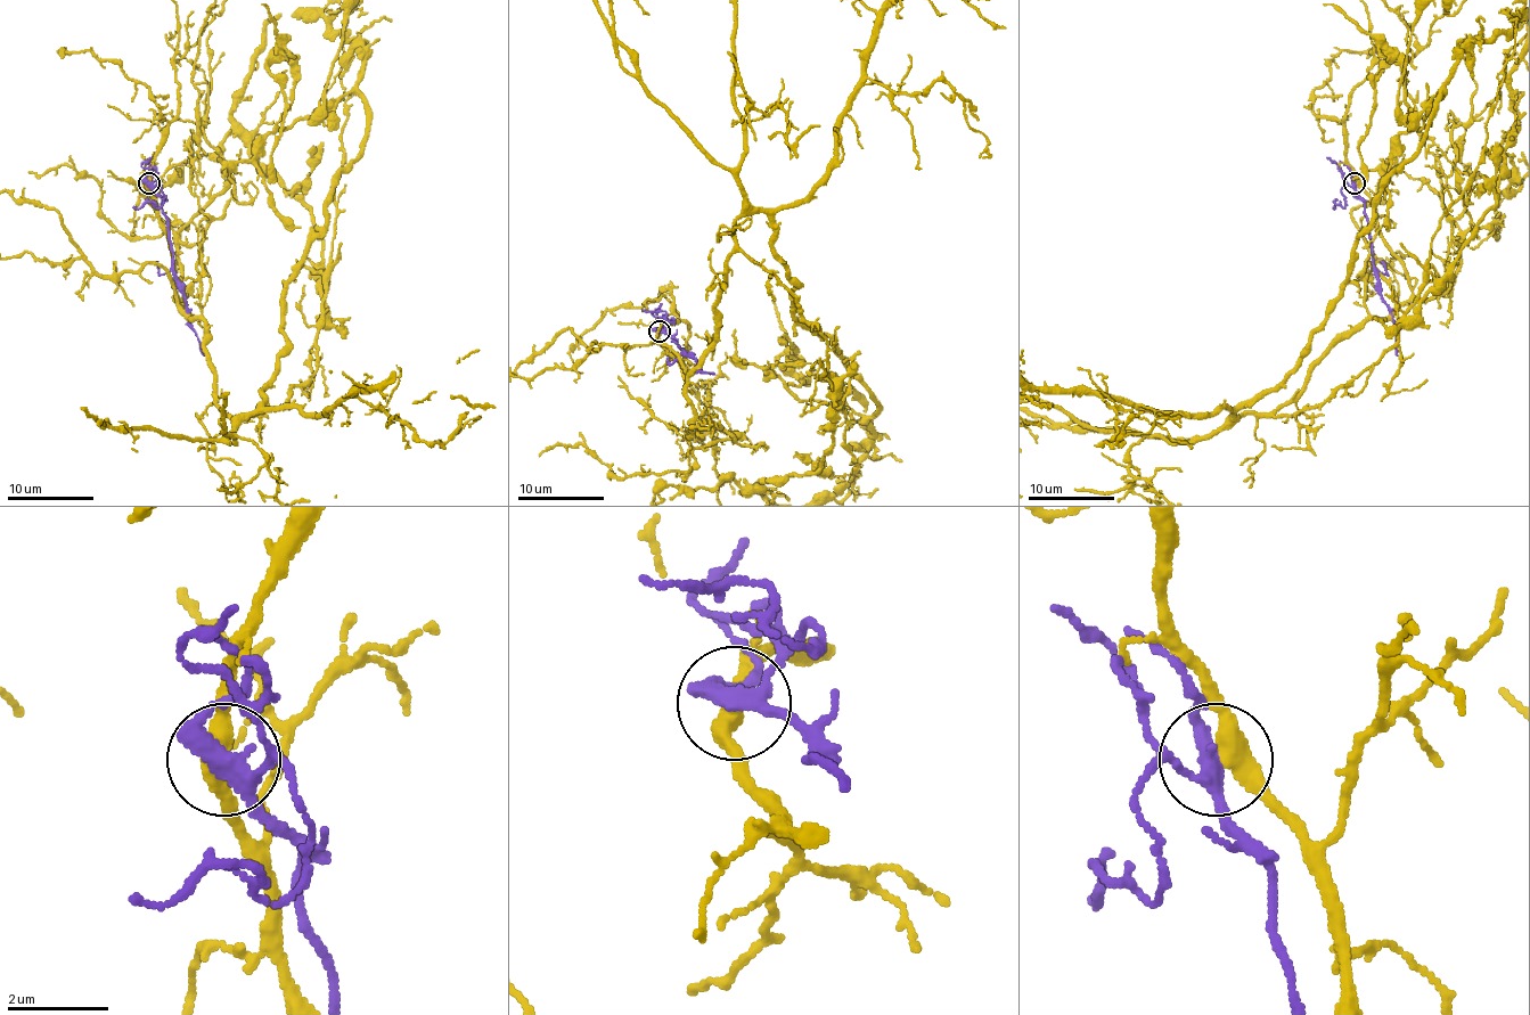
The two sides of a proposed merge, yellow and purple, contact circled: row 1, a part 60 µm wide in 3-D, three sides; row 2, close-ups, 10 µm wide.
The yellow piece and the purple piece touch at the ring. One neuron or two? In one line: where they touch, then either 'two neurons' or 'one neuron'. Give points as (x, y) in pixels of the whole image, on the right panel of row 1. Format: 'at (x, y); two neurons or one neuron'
at (1355, 183); two neurons

